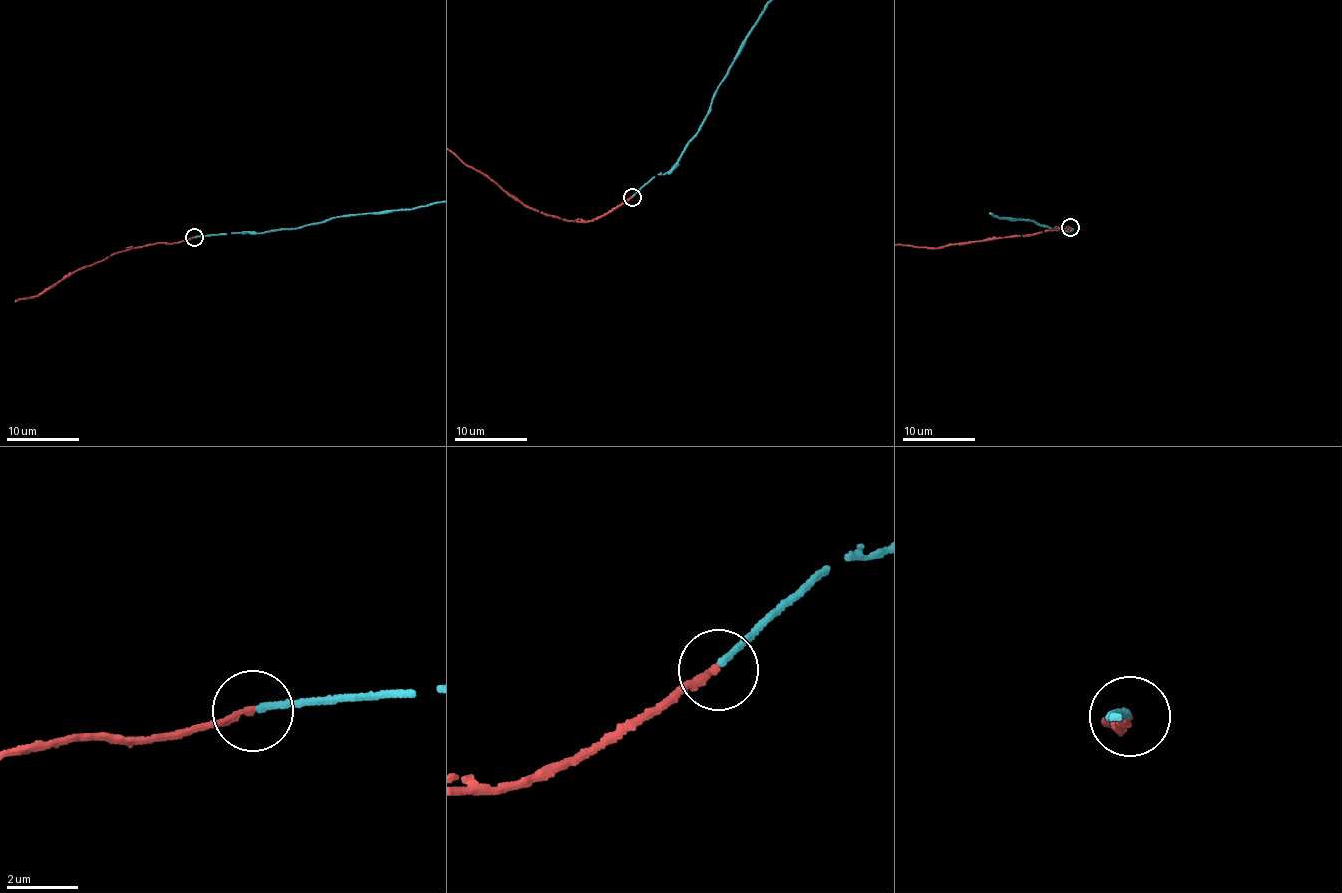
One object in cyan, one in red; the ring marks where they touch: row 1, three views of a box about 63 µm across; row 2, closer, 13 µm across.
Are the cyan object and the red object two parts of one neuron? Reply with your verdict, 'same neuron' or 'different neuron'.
same neuron

